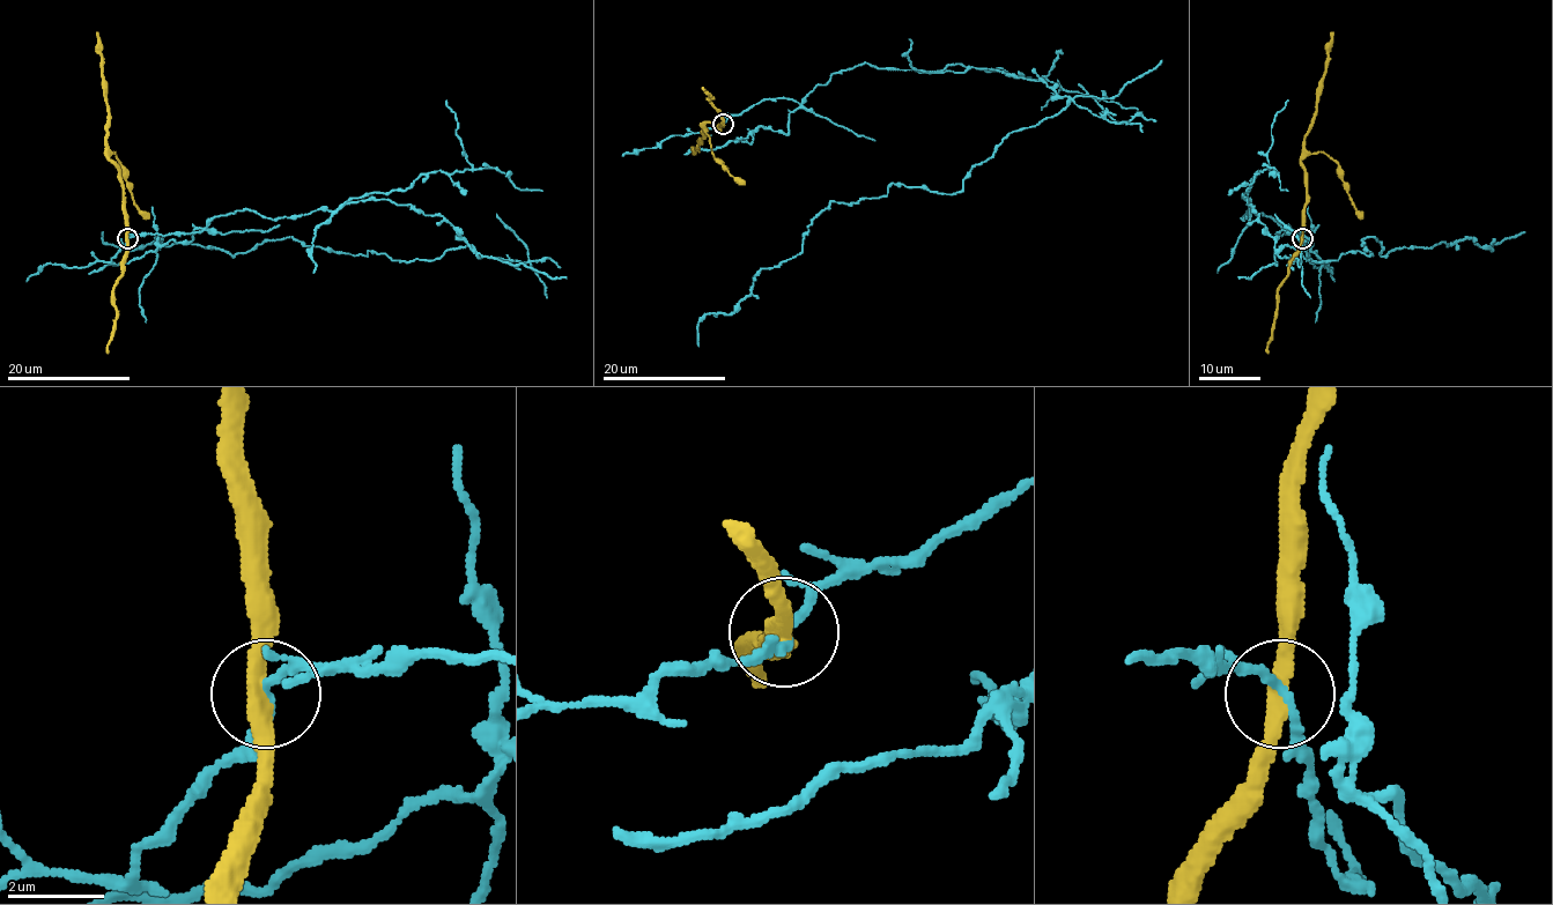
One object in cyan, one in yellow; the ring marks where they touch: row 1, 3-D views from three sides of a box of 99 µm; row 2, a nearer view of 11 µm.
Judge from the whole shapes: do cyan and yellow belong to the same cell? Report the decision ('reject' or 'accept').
reject

